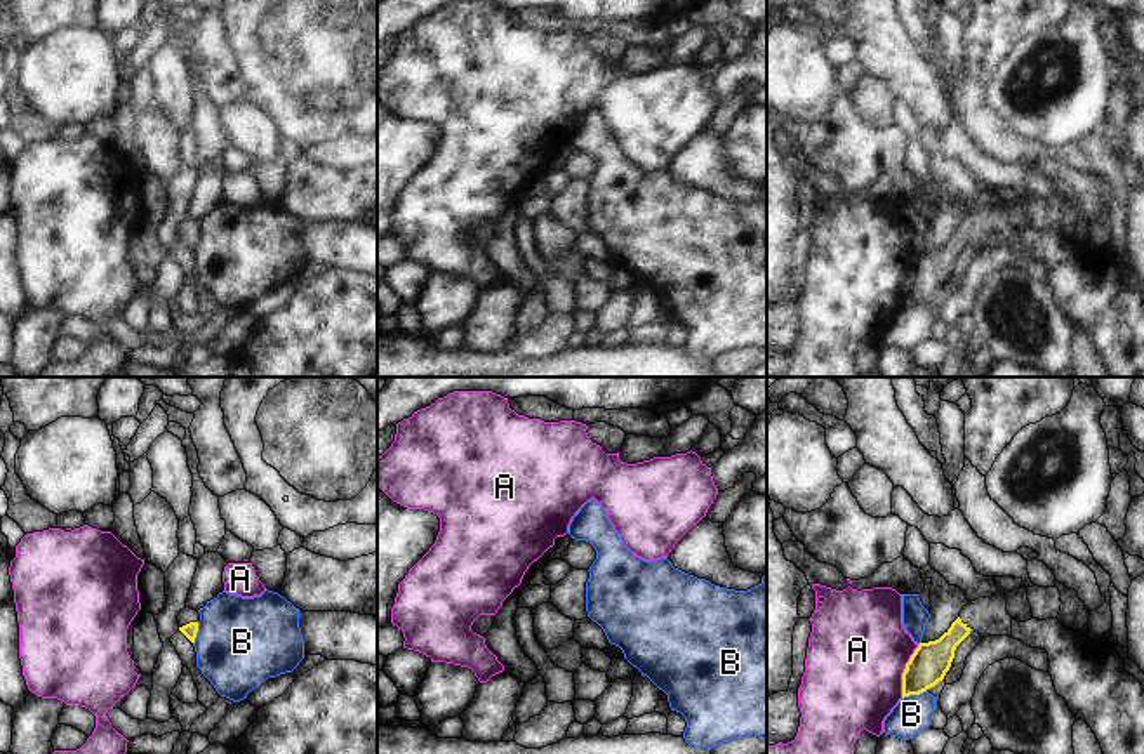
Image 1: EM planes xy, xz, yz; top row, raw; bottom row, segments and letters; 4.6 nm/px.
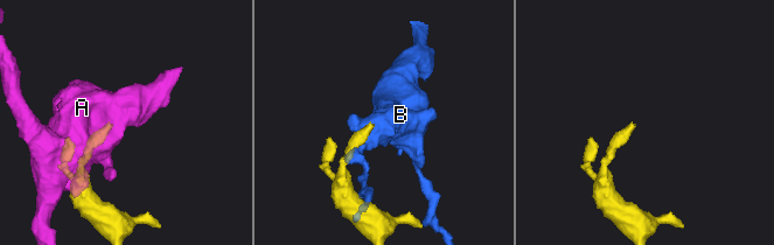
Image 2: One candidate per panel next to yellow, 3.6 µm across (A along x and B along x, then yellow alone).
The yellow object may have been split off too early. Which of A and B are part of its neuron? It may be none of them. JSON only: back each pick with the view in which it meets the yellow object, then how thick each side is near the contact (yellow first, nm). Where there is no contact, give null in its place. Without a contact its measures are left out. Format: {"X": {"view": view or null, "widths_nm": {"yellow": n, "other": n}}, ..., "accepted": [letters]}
{"accepted": []}

